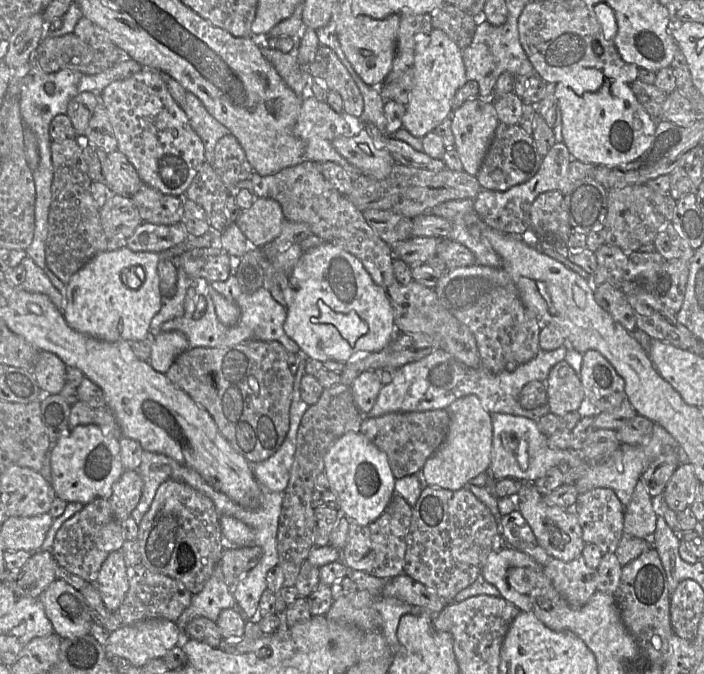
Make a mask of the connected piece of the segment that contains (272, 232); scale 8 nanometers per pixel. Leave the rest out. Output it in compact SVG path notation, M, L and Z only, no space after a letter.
M256 198L249 209L243 210L235 223L251 246L262 248L281 233L285 221L281 205L271 198Z

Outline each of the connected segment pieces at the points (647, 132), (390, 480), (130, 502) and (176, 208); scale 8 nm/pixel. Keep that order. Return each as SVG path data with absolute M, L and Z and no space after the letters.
M587 66L556 84L563 143L583 163L616 168L640 157L650 146L657 121L643 108L621 73Z
M360 432L346 433L329 448L324 456L323 473L338 497L342 515L362 526L375 521L395 493L396 479L386 455Z
M124 470L113 484L110 504L119 522L131 516L140 501L142 489L143 480L137 470Z
M144 184L131 200L137 207L143 222L173 225L181 222L184 198L162 193Z

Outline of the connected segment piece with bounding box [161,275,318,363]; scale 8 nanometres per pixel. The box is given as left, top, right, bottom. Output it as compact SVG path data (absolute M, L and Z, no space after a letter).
M231 275L225 281L215 281L210 283L211 288L225 297L228 301L237 305L241 310L240 320L234 326L224 325L221 321L214 319L212 324L212 312L214 302L210 294L206 295L207 307L204 315L199 319L186 316L174 318L162 324L161 331L180 331L184 333L189 341L190 348L226 348L239 345L249 341L279 342L285 349L292 354L300 353L308 362L318 361L310 358L284 331L284 322L287 317L287 310L278 303L271 295L270 291L262 287L253 294L244 293L239 285L237 278Z

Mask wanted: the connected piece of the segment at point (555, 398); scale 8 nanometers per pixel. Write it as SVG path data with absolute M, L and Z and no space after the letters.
M565 360L552 367L544 384L551 413L564 415L586 407L588 401L579 376Z

